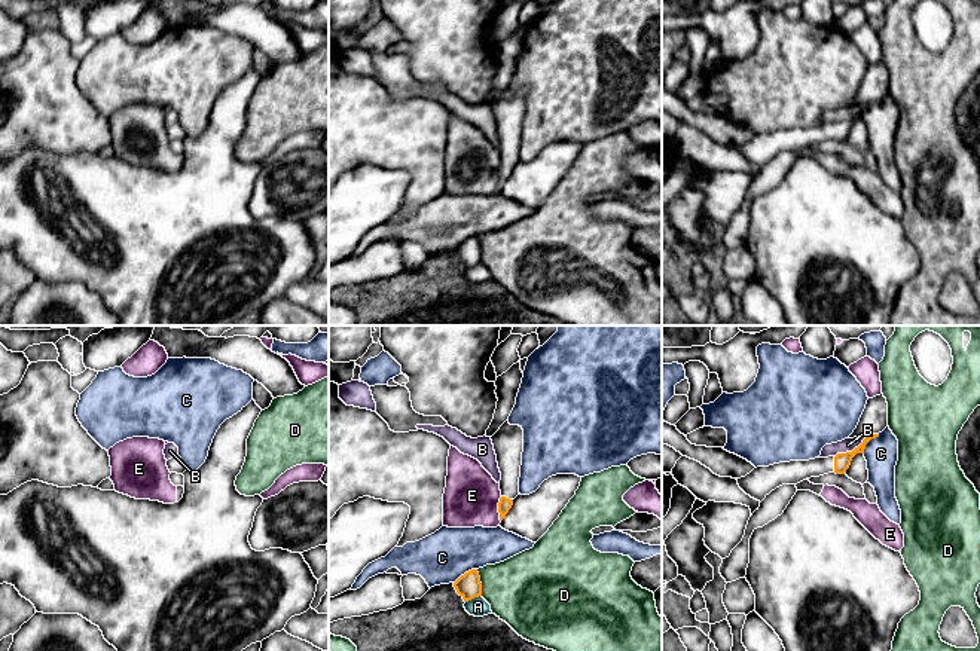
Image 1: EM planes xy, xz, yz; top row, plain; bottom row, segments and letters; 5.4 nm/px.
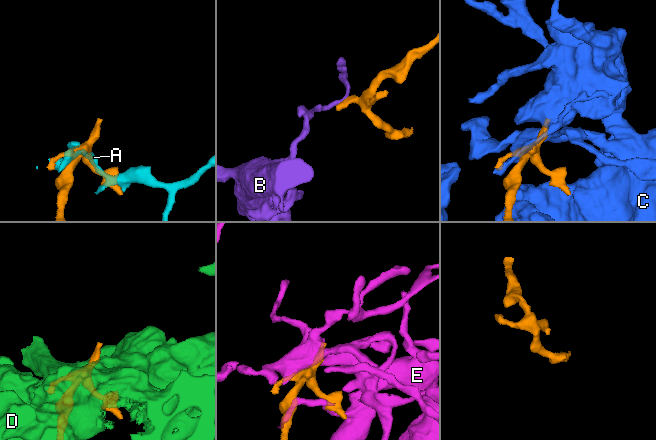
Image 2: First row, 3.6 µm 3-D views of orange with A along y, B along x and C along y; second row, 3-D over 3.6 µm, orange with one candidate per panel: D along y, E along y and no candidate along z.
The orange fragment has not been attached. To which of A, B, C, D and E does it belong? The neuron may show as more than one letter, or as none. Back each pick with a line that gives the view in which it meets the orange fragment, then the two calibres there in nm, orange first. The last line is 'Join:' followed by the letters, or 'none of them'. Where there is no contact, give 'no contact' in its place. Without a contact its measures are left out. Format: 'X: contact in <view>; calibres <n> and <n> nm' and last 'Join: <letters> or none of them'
Join: none of them

